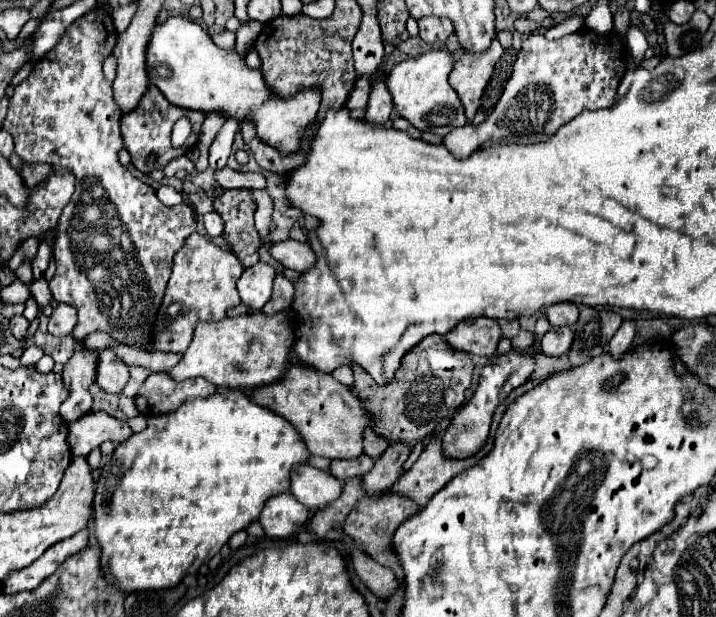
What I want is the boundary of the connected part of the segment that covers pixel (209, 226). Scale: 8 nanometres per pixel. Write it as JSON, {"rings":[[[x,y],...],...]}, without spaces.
{"rings":[[[216,211],[206,213],[204,215],[204,227],[206,227],[206,233],[210,237],[220,237],[224,233],[224,221],[222,221],[220,213],[216,213]]]}

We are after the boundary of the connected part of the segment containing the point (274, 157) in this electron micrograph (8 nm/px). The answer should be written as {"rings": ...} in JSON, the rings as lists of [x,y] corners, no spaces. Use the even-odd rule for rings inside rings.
{"rings":[[[244,119],[242,125],[240,125],[240,133],[244,137],[244,143],[250,147],[250,151],[254,153],[256,157],[256,163],[262,167],[262,169],[268,169],[268,171],[292,171],[294,167],[300,167],[304,165],[304,161],[308,159],[308,153],[312,151],[312,139],[314,139],[314,131],[316,131],[316,123],[310,125],[306,131],[304,131],[304,137],[302,137],[302,143],[300,143],[300,149],[296,153],[288,153],[288,155],[282,155],[280,151],[272,149],[272,145],[266,145],[264,141],[260,141],[260,137],[256,137],[256,127],[250,119]]]}

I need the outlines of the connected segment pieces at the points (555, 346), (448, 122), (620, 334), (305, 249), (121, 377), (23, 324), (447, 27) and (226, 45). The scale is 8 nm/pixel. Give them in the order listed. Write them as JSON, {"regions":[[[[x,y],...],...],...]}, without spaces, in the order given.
{"regions":[[[[560,327],[560,329],[550,329],[542,339],[540,339],[540,349],[546,355],[560,357],[568,353],[572,347],[572,329],[570,327]]],[[[428,51],[416,59],[402,61],[392,67],[384,83],[392,95],[394,109],[402,119],[408,119],[420,131],[432,131],[436,135],[446,135],[454,127],[466,125],[464,107],[456,91],[448,83],[448,73],[452,71],[454,57],[448,51]]],[[[626,319],[622,323],[622,327],[616,331],[616,335],[612,337],[612,341],[610,341],[610,353],[614,357],[622,357],[630,349],[634,335],[636,335],[636,323]]],[[[294,239],[274,243],[270,247],[270,255],[284,267],[294,269],[298,273],[306,273],[308,269],[312,269],[312,265],[316,265],[316,255],[312,253],[312,247],[308,243],[300,243]]],[[[98,349],[98,369],[96,383],[106,393],[120,393],[128,381],[128,367],[112,349]]],[[[16,315],[16,317],[10,319],[10,329],[12,329],[14,337],[18,337],[18,339],[26,337],[28,327],[30,327],[30,321],[28,321],[24,315]]],[[[424,17],[418,19],[418,27],[420,27],[420,39],[432,47],[444,47],[446,39],[454,33],[450,19]]],[[[222,31],[222,33],[210,33],[212,41],[218,43],[222,49],[232,49],[236,45],[236,35],[230,31]]]]}

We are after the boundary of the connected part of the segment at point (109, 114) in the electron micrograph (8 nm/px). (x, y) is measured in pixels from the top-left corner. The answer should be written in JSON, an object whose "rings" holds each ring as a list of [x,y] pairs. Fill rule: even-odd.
{"rings":[[[94,9],[76,19],[66,29],[58,45],[48,51],[40,63],[36,63],[28,79],[14,89],[8,115],[4,119],[4,129],[14,137],[14,153],[24,163],[48,163],[76,175],[76,191],[58,221],[54,243],[56,275],[50,281],[54,299],[60,303],[70,303],[78,309],[78,323],[72,333],[74,339],[80,341],[88,333],[102,331],[130,349],[152,351],[150,331],[164,299],[164,289],[172,271],[172,257],[184,245],[184,239],[196,231],[196,219],[192,205],[182,203],[176,207],[166,207],[160,203],[150,185],[138,181],[118,161],[118,149],[124,147],[120,133],[122,115],[112,101],[112,85],[102,75],[102,63],[108,55],[112,55],[116,39],[118,33],[112,17],[102,9]]]}

